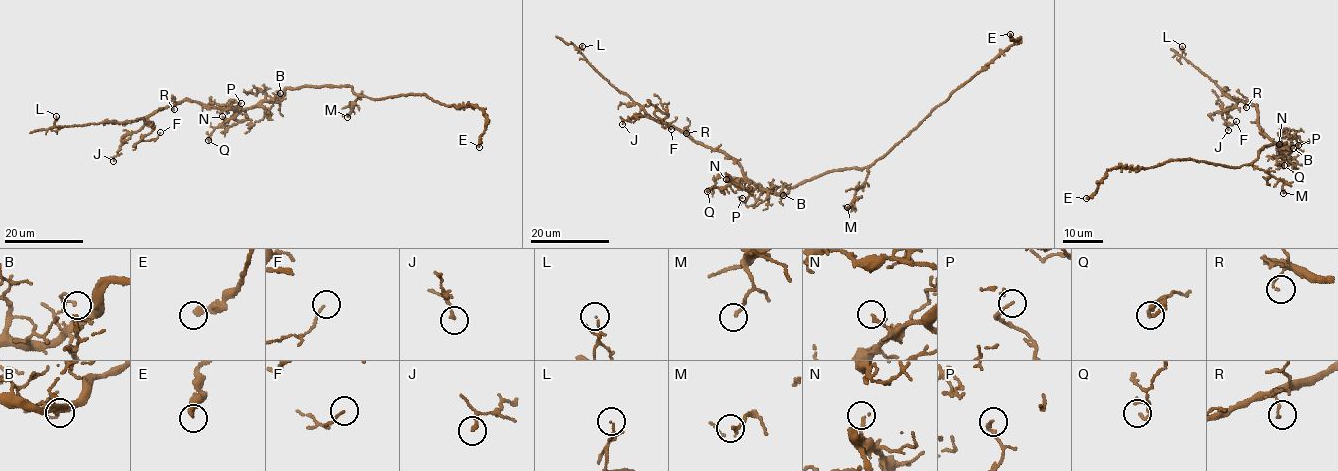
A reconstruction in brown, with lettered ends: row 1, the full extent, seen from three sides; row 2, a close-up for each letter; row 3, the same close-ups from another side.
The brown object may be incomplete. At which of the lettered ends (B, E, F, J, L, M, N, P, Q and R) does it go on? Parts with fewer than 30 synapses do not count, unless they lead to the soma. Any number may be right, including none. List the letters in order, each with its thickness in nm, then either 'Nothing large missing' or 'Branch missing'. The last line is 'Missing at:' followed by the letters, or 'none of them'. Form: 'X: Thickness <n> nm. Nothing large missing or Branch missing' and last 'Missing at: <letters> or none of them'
B: Thickness 110 nm. Nothing large missing
E: Thickness 260 nm. Nothing large missing
F: Thickness 90 nm. Nothing large missing
J: Thickness 180 nm. Nothing large missing
L: Thickness 50 nm. Nothing large missing
M: Thickness 160 nm. Nothing large missing
N: Thickness 180 nm. Nothing large missing
P: Thickness 140 nm. Nothing large missing
Q: Thickness 130 nm. Nothing large missing
R: Thickness 90 nm. Nothing large missing
Missing at: none of them

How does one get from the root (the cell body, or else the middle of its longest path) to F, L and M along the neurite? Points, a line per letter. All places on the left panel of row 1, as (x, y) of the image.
F: (293, 88), (239, 110), (188, 100), (169, 104), (147, 118), (153, 130), (140, 139), (160, 132)
L: (293, 88), (274, 101), (239, 110), (184, 100), (126, 122), (63, 127), (55, 126), (56, 116)
M: (293, 88), (351, 86), (360, 97), (350, 105), (351, 111), (347, 117)

